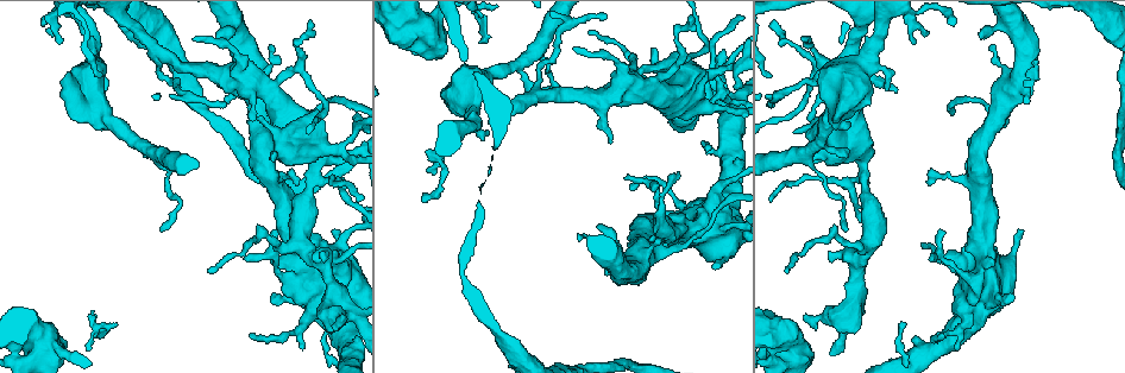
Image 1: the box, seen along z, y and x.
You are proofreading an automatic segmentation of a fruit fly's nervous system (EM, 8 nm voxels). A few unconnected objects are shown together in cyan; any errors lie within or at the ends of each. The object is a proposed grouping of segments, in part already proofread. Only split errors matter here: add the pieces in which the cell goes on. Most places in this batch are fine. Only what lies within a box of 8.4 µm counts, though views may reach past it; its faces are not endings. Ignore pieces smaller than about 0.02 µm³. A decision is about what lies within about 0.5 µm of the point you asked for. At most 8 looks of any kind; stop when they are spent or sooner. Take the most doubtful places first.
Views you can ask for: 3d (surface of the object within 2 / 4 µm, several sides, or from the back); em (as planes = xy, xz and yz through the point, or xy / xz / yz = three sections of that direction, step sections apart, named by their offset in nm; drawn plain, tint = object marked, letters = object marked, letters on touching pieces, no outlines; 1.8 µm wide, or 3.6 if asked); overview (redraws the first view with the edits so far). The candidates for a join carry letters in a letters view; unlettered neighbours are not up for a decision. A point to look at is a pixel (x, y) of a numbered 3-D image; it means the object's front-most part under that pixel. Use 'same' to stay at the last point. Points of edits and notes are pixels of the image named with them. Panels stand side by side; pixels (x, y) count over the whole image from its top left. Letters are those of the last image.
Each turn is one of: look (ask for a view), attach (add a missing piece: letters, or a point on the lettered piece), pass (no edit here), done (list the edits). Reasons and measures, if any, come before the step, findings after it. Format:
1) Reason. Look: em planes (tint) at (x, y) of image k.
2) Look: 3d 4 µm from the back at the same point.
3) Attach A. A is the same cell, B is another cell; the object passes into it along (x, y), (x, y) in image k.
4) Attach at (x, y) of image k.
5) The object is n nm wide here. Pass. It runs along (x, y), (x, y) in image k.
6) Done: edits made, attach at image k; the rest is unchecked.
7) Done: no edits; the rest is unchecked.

Look: em planes (letters) at (828, 251) of image 1.

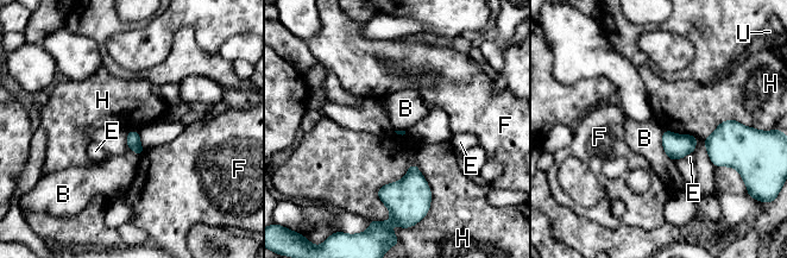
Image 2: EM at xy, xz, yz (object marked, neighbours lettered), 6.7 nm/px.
Pass. B, E, F, H and U are other cells; a border runs along (663, 130), (662, 149), (674, 162) in image 2; no lettered piece goes on from it.

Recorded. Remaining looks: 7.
Branch stops here. Look: 3d 2 µm at (58, 42) of image 1.

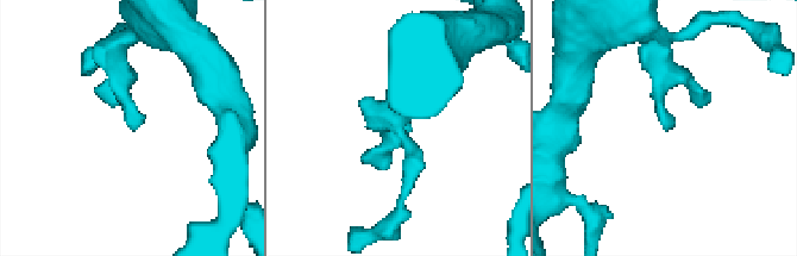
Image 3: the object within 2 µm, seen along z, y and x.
Look: em xy step 8 (letters) at (134, 130) of image 3.

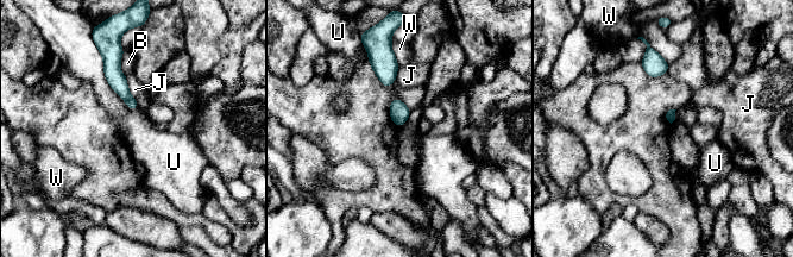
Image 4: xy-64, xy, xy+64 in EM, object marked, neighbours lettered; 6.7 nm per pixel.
Pass. B, J, U and W are other cells; a border runs along (99, 50), (106, 81), (137, 110) in image 4; none of them fits.

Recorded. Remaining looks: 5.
Thick turns thin. Look: 3d 4 µm at (433, 22) of image 1.

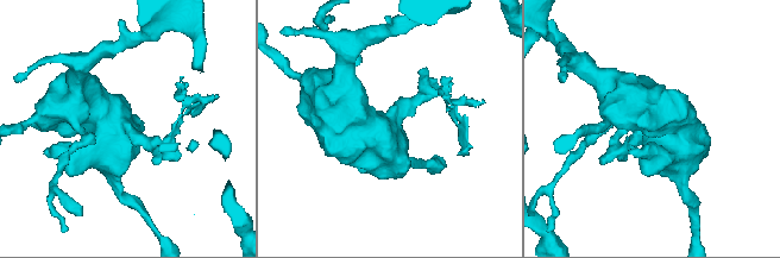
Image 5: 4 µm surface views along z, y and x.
Shape alone is not enough. Look: em 3.6 µm xy step 8 (tint) at (391, 120) of image 5.

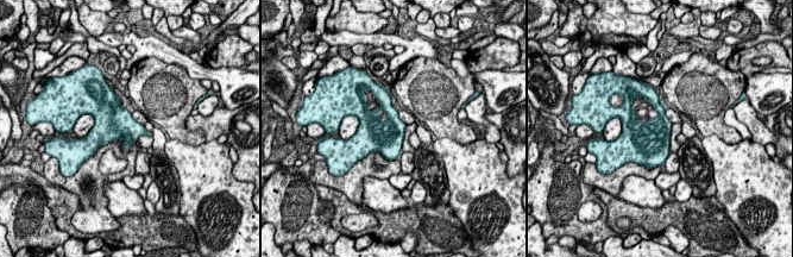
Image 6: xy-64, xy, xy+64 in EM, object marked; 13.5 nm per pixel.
Look: em 3.6 µm planes (letters) at the same point.

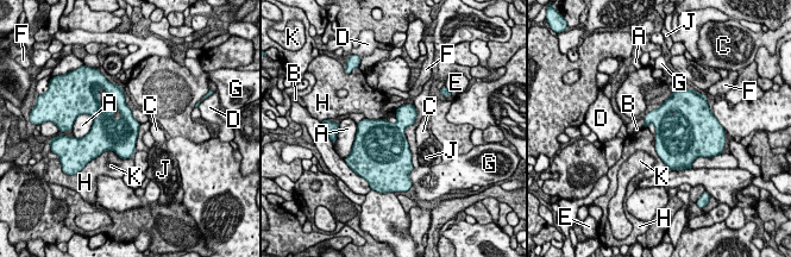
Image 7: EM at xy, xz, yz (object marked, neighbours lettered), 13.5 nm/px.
The object is 440 nm wide here. Pass. A, B, C, D, E, F, G, H, J and K are other cells; a border runs along (654, 146), (658, 156), (669, 169) in image 7; no lettered piece goes on from it.

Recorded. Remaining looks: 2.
Done: no edits; the rest is unchecked.

